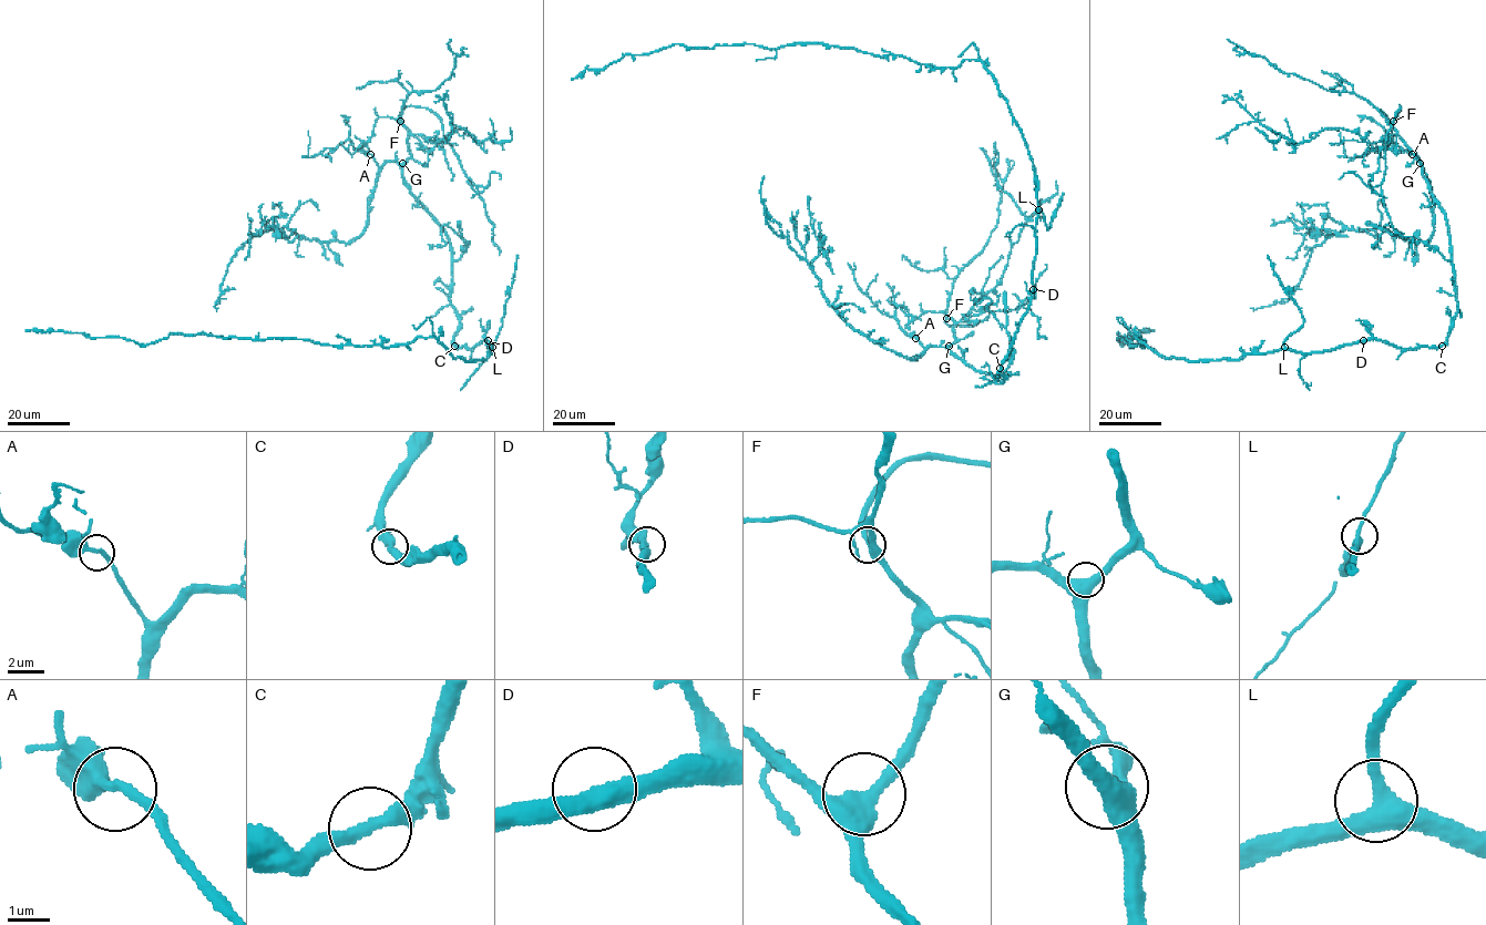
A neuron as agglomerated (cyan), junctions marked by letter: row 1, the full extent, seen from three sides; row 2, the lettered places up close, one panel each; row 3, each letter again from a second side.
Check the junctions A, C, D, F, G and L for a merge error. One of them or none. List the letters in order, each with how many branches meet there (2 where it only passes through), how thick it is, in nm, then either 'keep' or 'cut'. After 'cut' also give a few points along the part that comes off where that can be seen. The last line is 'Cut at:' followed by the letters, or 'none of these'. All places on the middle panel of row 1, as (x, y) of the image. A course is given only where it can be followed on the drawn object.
A: 2 | 260 nm | keep
C: 2 | 340 nm | keep
D: 2 | 420 nm | keep
F: 3 | 360 nm | keep
G: 2 | 500 nm | keep
L: 3 | 360 nm | keep
Cut at: none of these

